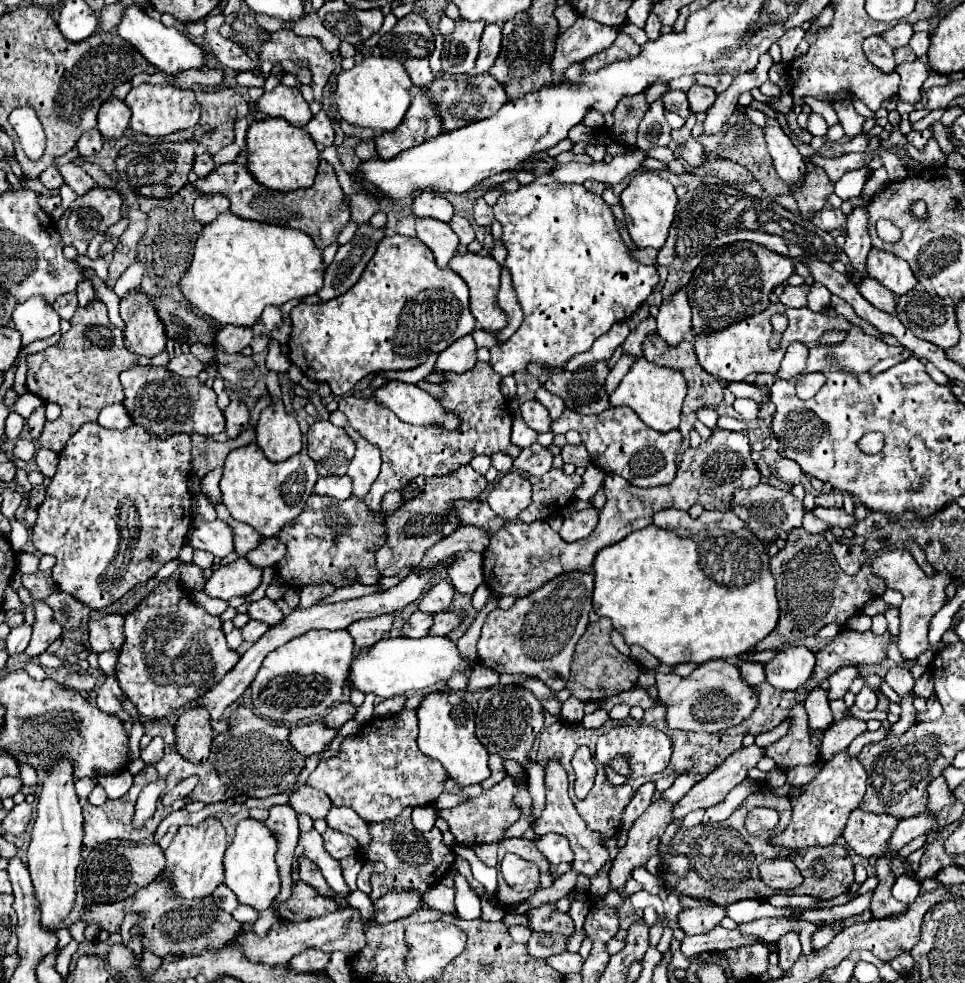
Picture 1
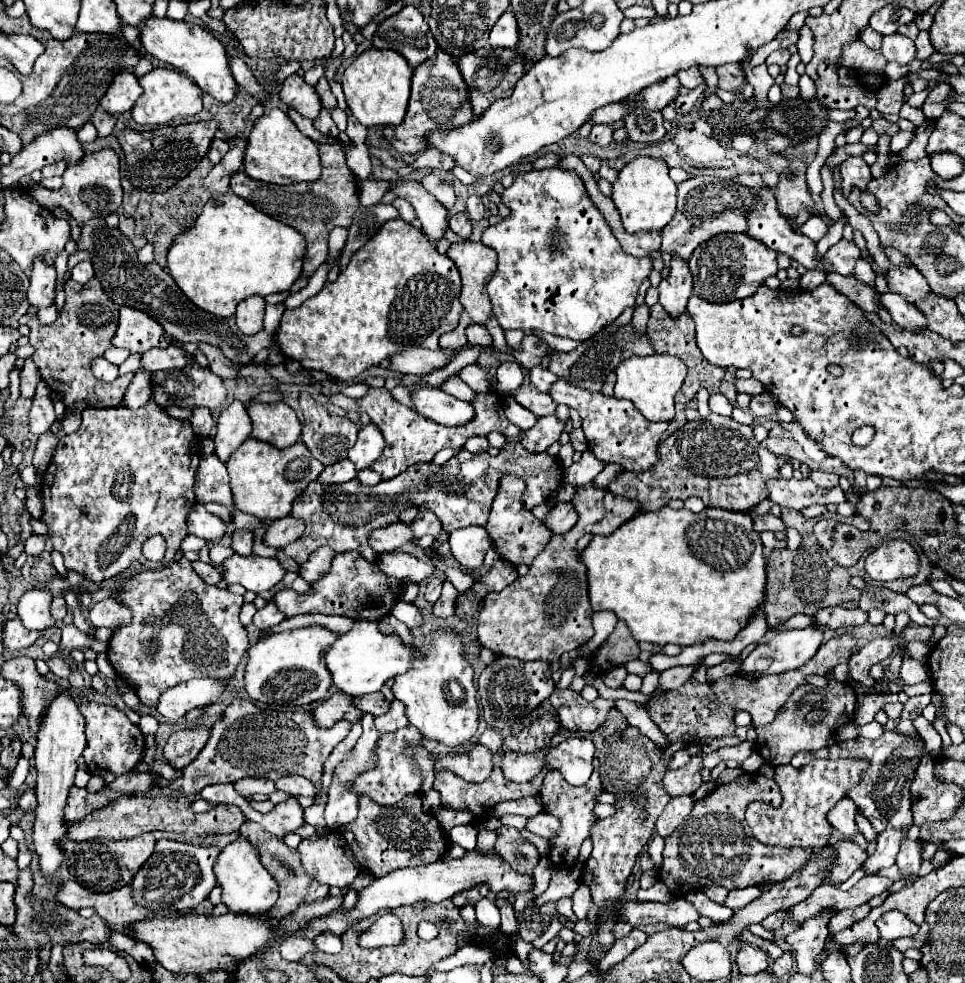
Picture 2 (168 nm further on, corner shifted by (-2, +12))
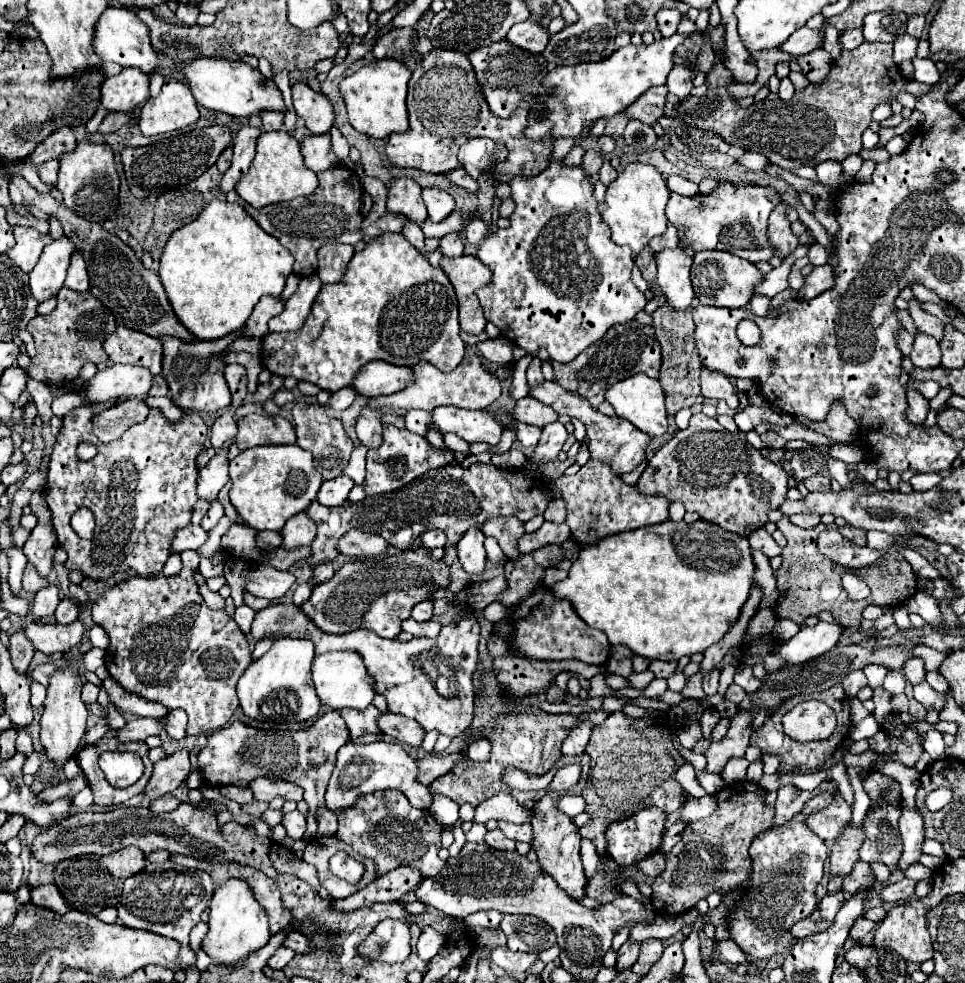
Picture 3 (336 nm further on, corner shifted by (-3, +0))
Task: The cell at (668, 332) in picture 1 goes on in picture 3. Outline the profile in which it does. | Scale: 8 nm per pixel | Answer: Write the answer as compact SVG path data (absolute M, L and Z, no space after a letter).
M664 248L656 252L658 264L658 284L666 294L666 302L672 304L674 310L684 310L694 300L694 290L690 284L690 266L692 254L682 248Z

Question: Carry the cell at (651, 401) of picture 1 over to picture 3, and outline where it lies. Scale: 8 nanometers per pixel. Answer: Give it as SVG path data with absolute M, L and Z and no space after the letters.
M636 374L622 382L612 384L612 388L608 388L604 398L616 410L616 416L632 422L638 430L646 432L648 436L666 434L668 422L666 422L666 408L664 408L664 392L662 392L662 386L658 380L644 376L644 374Z

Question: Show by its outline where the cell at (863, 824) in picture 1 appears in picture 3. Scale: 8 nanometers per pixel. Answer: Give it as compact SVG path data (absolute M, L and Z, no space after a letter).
M836 792L832 804L828 808L824 808L822 812L810 814L806 818L806 824L822 840L836 840L840 830L844 826L848 826L850 816L852 816L850 814L850 804L842 798L840 792Z

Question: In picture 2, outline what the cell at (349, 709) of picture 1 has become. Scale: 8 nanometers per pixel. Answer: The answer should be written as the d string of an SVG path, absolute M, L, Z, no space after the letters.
M373 692L371 696L353 696L353 700L361 712L371 712L373 716L381 716L389 710L389 702L381 692Z

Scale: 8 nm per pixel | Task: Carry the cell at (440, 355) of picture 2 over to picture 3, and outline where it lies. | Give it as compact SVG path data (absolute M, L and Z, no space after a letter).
M372 362L356 374L356 380L352 380L350 388L356 394L374 398L374 396L398 392L400 388L410 384L410 380L412 380L412 370L408 370L404 366Z

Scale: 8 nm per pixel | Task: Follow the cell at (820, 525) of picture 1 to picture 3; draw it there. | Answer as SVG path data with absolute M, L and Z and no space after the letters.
M796 514L796 516L790 516L790 522L800 528L816 528L820 524L820 516L818 514Z

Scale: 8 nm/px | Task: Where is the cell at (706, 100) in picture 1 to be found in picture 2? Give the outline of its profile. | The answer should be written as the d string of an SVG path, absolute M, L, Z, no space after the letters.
M689 68L689 70L681 70L679 74L677 74L677 78L681 80L681 84L685 86L685 88L689 88L689 90L693 90L693 88L697 88L701 82L703 82L703 76L699 74L699 70L697 68Z

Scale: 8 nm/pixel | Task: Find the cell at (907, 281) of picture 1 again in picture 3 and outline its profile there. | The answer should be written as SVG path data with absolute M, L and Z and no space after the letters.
M908 300L908 304L910 304L910 316L916 322L916 328L940 342L944 338L944 324L936 316L922 312L920 304L916 300Z

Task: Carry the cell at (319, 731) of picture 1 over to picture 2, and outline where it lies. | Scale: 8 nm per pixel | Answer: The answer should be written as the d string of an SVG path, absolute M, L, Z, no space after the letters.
M339 692L339 694L333 694L329 700L317 704L317 708L313 708L311 716L313 716L313 720L319 728L325 728L325 726L329 728L329 726L333 726L335 722L339 722L343 718L349 720L351 724L355 724L363 716L363 712L357 710L351 704L351 696Z

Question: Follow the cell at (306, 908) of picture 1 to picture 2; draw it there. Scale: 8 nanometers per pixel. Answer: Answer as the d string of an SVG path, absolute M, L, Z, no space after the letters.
M245 822L241 826L241 834L247 836L259 848L263 866L273 874L273 878L279 884L279 900L271 908L271 914L275 918L289 916L291 912L295 912L295 908L299 904L311 904L313 900L325 900L329 896L329 886L319 884L311 876L307 876L307 872L303 870L303 866L299 866L299 854L297 854L297 850L289 850L281 838L271 836L263 828L259 828L259 824L255 824L255 822Z

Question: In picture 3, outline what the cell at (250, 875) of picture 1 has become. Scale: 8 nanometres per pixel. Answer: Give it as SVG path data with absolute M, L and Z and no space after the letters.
M228 880L222 888L218 888L210 900L210 920L208 934L202 940L202 950L212 958L214 964L232 966L240 960L248 958L252 952L264 948L270 940L268 932L268 916L264 908L254 900L252 890L242 880Z

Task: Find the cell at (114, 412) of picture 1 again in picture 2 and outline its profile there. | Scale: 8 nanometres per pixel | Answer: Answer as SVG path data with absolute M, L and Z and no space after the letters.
M143 370L135 372L135 376L133 376L133 380L127 386L127 392L123 396L123 404L129 410L137 410L137 408L145 406L151 400L151 392L149 392L151 390L151 384L147 380L149 380L149 376Z

